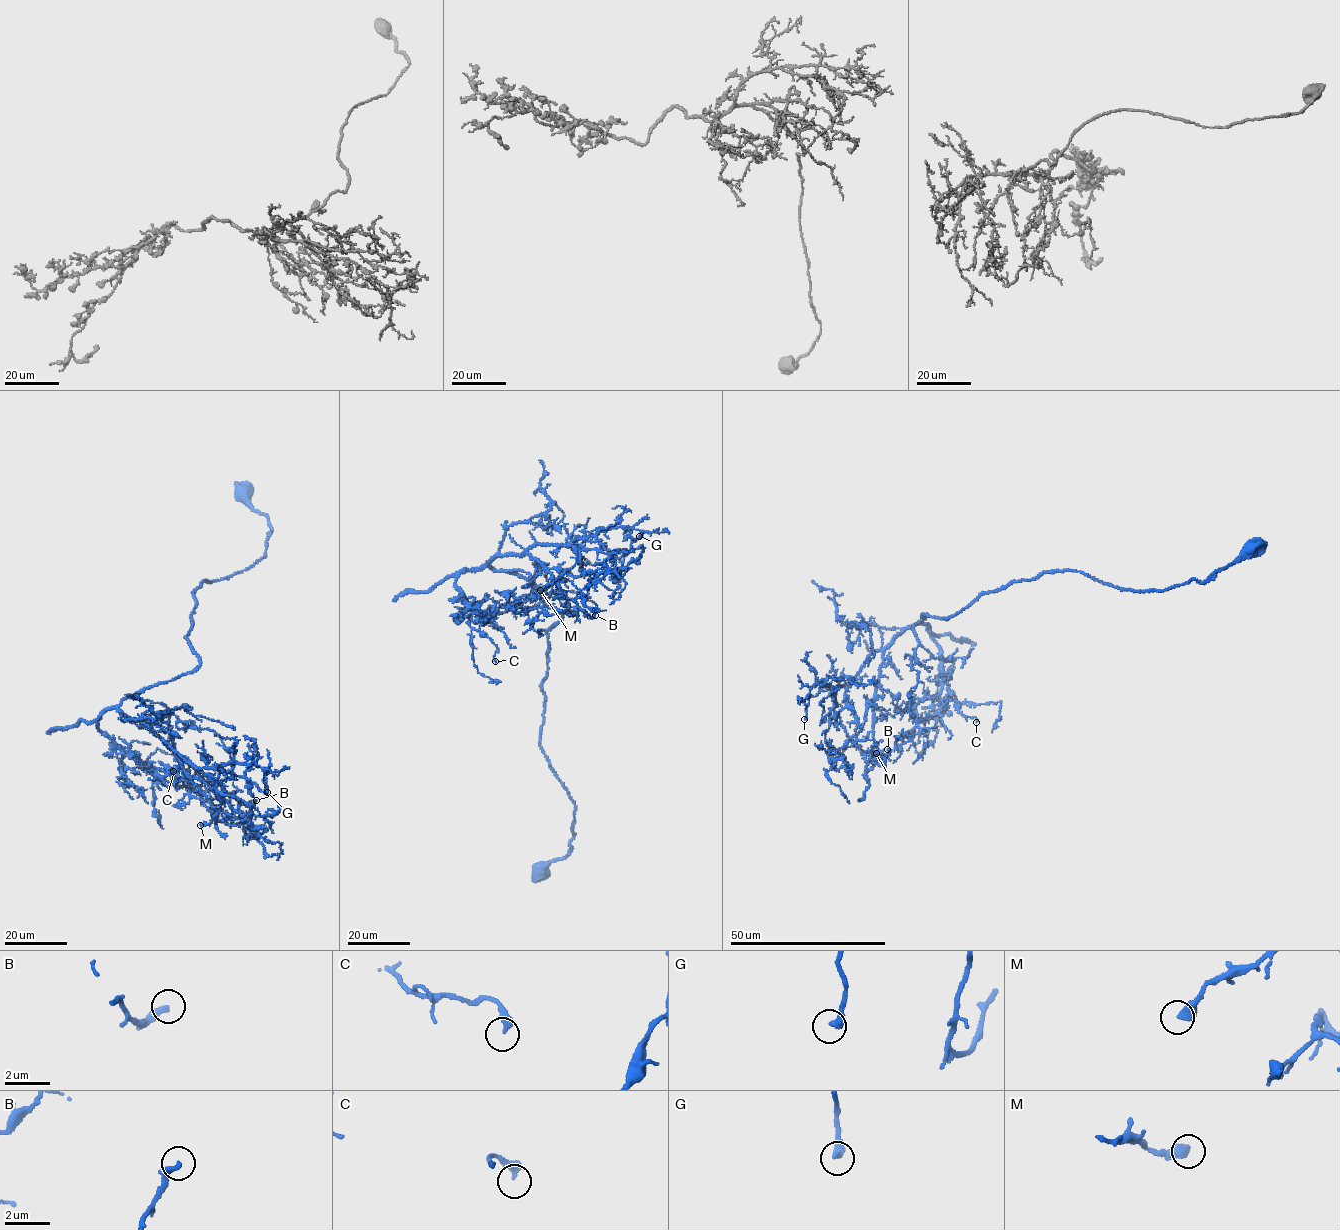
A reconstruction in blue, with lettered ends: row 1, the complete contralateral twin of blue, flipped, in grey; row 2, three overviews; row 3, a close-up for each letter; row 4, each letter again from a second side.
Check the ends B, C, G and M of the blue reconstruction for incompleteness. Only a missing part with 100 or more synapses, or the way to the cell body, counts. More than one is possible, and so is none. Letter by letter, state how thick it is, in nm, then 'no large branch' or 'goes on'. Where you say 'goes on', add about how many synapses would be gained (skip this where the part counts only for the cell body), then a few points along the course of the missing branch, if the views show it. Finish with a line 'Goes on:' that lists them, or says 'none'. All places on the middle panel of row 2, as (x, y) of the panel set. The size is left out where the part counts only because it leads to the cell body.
B: 280 nm thick; no large branch
C: 320 nm thick; no large branch
G: 360 nm thick; no large branch
M: 480 nm thick; no large branch
Goes on: none

